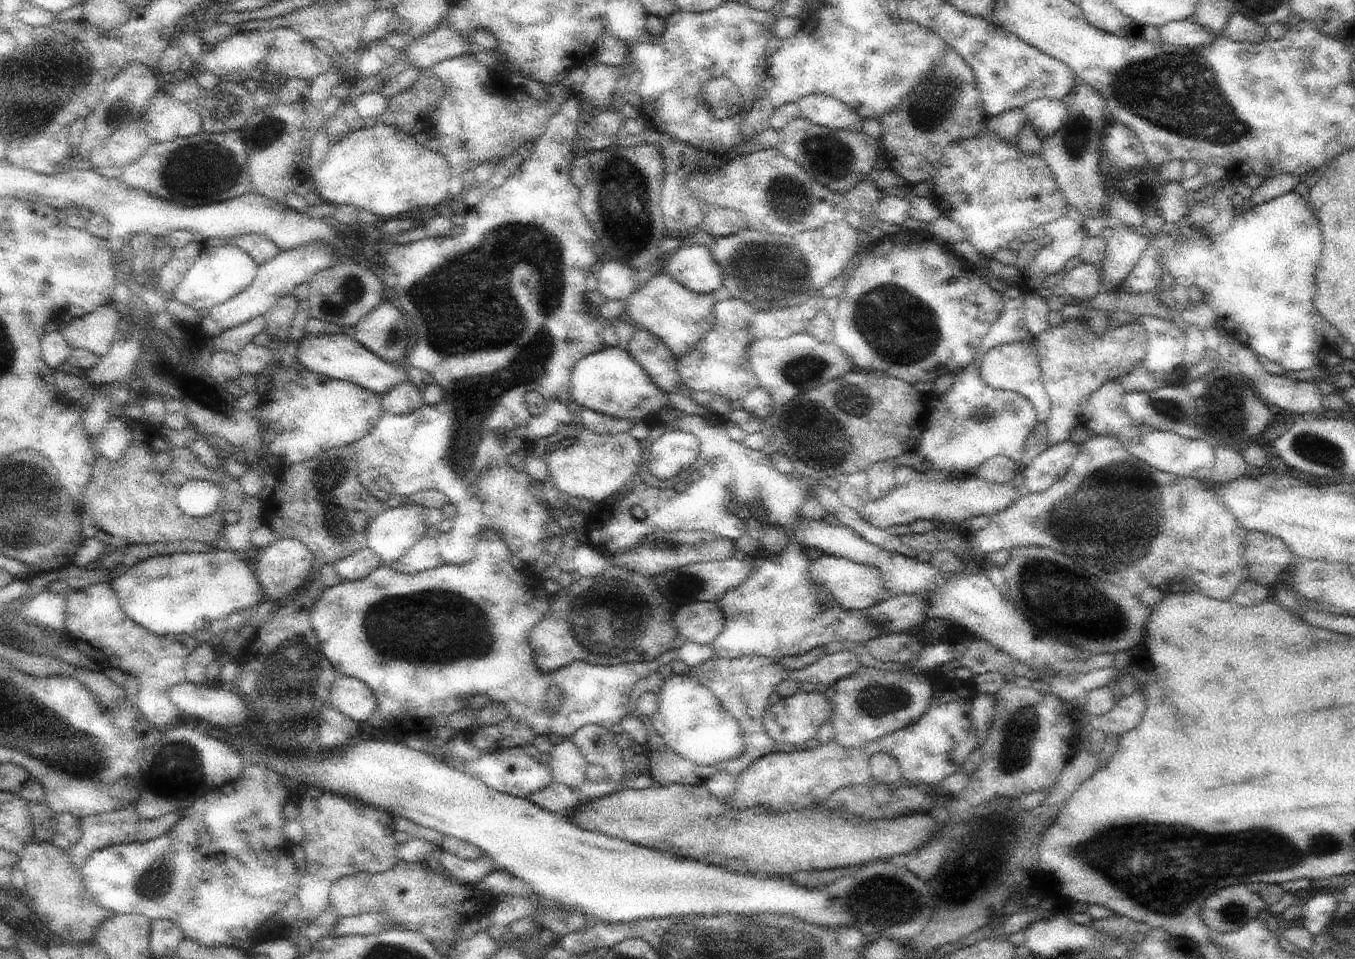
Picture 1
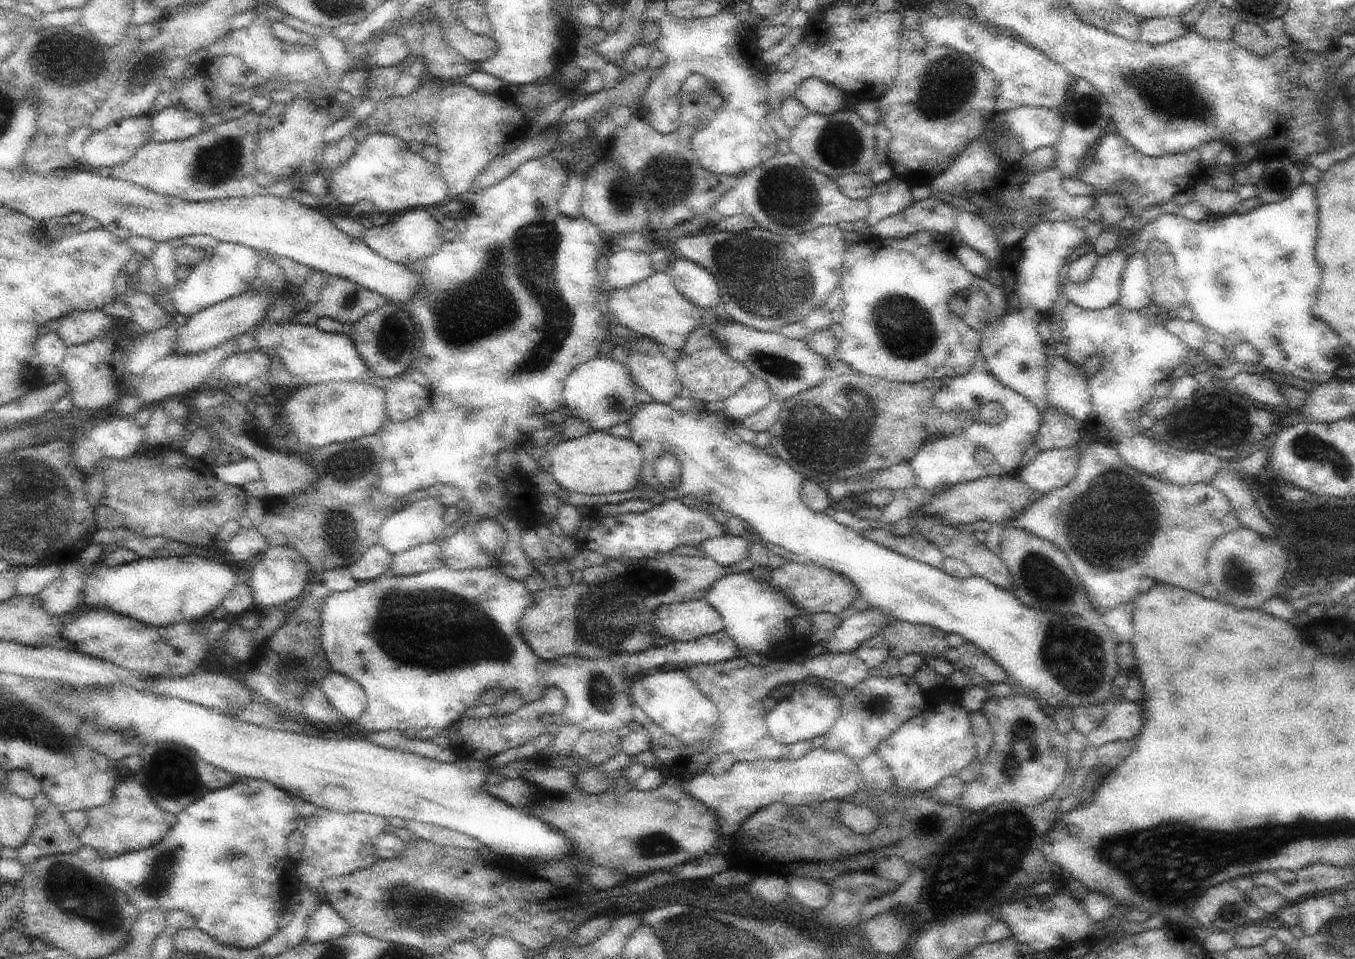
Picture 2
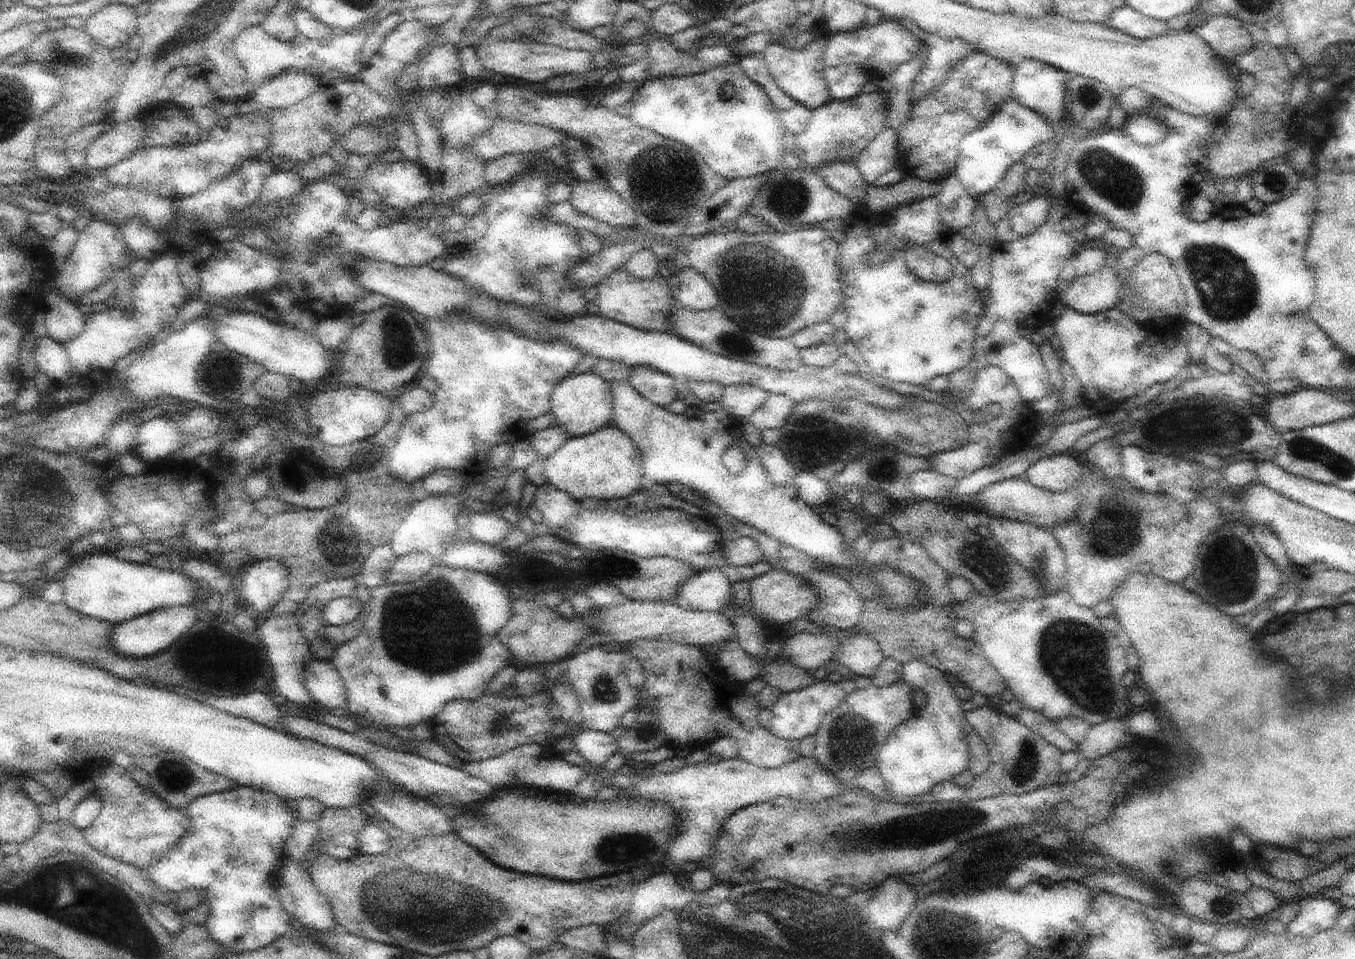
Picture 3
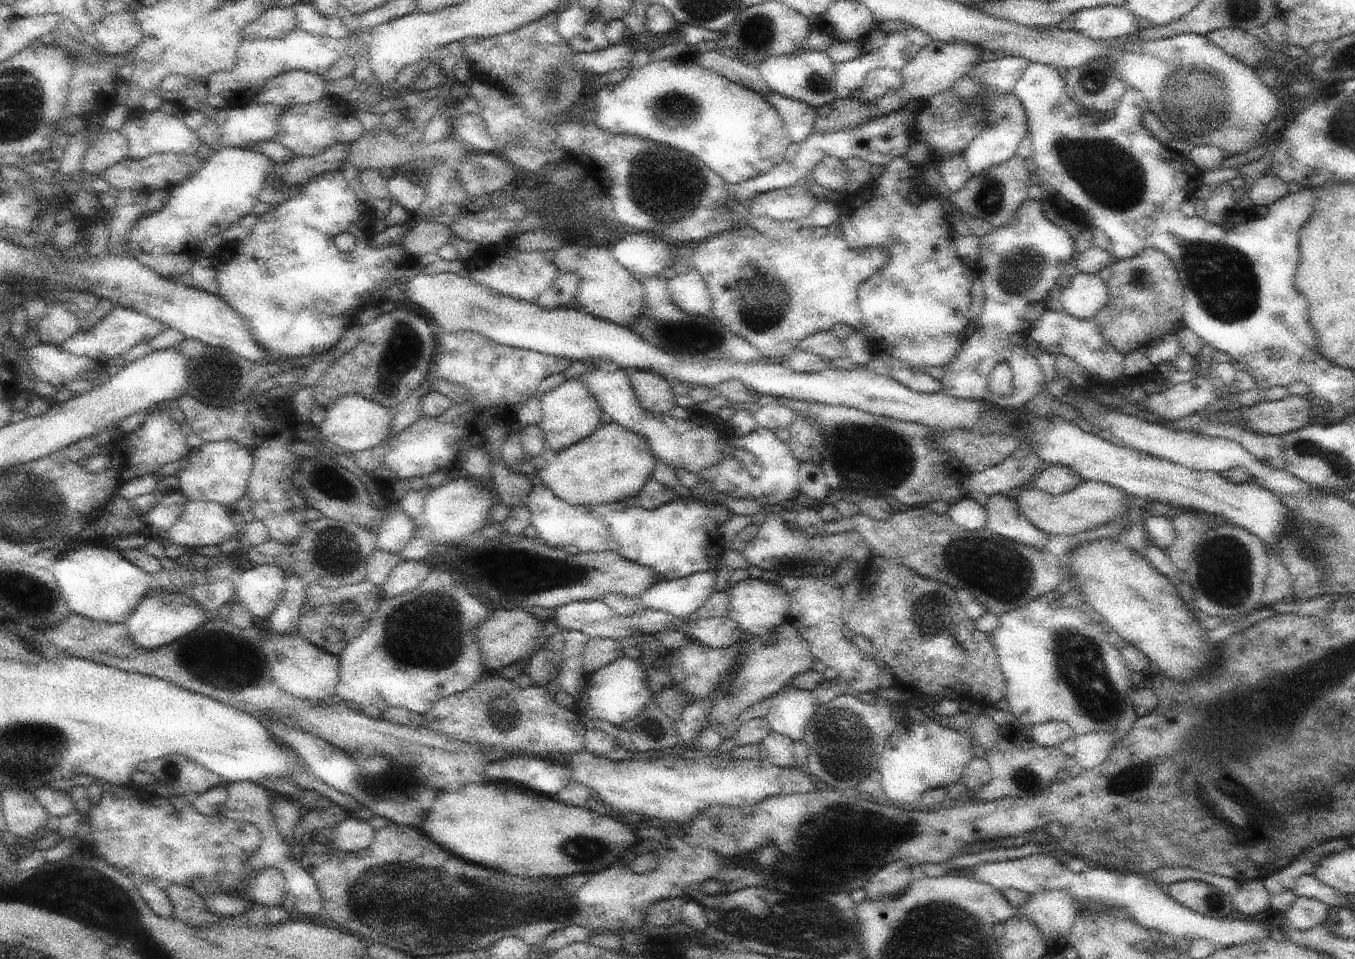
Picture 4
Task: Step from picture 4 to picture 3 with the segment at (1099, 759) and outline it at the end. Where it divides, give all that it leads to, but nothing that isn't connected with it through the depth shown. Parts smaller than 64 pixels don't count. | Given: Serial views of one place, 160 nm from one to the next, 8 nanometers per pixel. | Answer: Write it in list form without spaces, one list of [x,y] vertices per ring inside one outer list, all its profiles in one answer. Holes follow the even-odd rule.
[[[1126,717],[1110,719],[1090,727],[1088,734],[1078,745],[1083,758],[1092,762],[1097,758],[1113,753],[1120,747],[1120,742],[1128,733],[1127,720]]]

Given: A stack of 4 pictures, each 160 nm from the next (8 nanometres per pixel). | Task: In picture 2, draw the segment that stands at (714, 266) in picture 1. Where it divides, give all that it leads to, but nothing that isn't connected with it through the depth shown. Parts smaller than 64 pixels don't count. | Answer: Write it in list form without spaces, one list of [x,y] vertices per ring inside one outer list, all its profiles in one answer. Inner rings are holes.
[[[678,256],[670,269],[671,282],[702,312],[720,304],[721,296],[716,279],[698,264]]]

